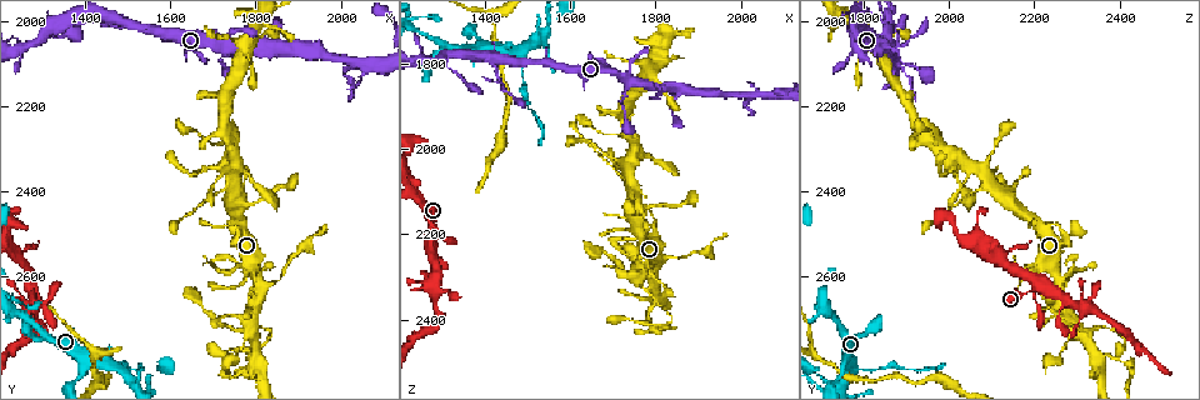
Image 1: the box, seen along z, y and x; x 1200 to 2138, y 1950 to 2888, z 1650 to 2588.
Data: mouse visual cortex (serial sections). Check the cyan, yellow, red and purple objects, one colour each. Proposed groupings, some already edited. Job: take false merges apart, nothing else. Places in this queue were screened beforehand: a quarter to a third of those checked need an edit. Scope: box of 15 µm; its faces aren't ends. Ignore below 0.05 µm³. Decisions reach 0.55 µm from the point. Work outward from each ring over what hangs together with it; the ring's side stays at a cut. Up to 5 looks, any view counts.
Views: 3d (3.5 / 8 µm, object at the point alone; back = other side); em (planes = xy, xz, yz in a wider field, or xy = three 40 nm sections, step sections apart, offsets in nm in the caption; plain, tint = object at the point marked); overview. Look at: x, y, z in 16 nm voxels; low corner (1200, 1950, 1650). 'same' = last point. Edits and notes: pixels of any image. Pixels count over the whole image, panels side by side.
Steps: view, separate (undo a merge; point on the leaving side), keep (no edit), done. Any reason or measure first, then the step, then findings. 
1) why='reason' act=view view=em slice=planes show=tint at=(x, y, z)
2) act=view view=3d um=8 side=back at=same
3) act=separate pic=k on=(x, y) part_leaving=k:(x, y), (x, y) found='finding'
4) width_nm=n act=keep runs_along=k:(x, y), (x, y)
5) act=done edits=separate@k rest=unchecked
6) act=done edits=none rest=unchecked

why='branch point' act=view view=3d um=3.5 at=(1475, 2810, 1775)

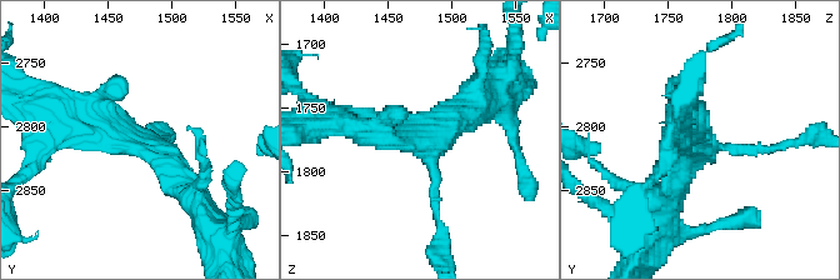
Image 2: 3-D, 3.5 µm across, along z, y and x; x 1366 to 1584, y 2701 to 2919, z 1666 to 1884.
arms=3 arm_widths_nm=150,350,350 act=view view=em slice=xy step=5 show=tint at=(1476, 2814, 1778)

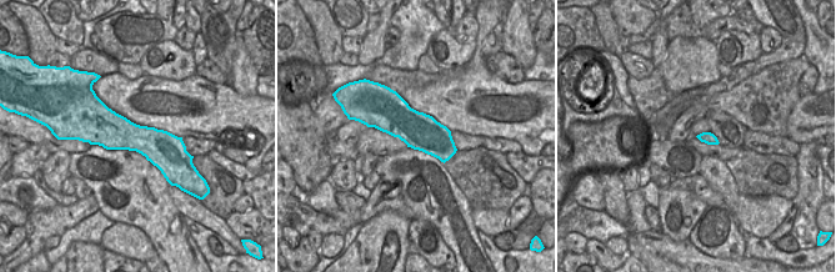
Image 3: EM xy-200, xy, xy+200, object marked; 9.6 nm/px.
act=keep found='continuous, no second cell'

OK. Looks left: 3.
why='thin arm on a thick one' act=view view=em slice=xy step=3 show=tint at=(1275, 2625, 2200)

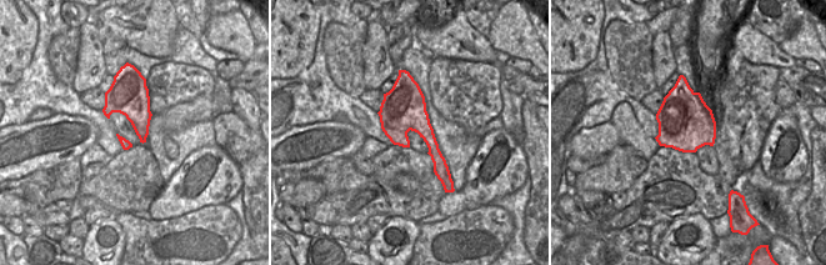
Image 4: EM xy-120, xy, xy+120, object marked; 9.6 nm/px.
why='wider look' act=view view=3d um=3.5 at=same

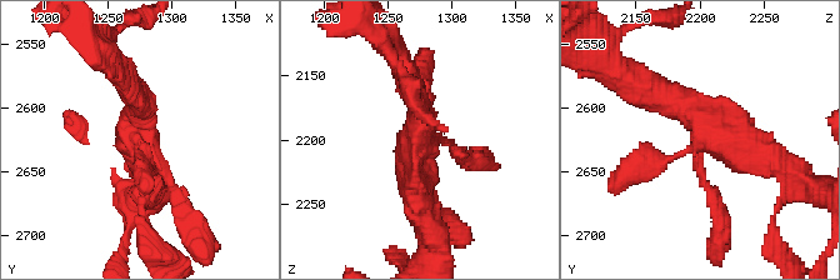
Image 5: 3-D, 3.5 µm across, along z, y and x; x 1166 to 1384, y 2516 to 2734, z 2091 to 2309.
act=keep runs_along=5:(421, 78), (410, 180), (425, 221) found='continuous, no second cell'

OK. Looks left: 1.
act=done edits=none rest=unchecked

